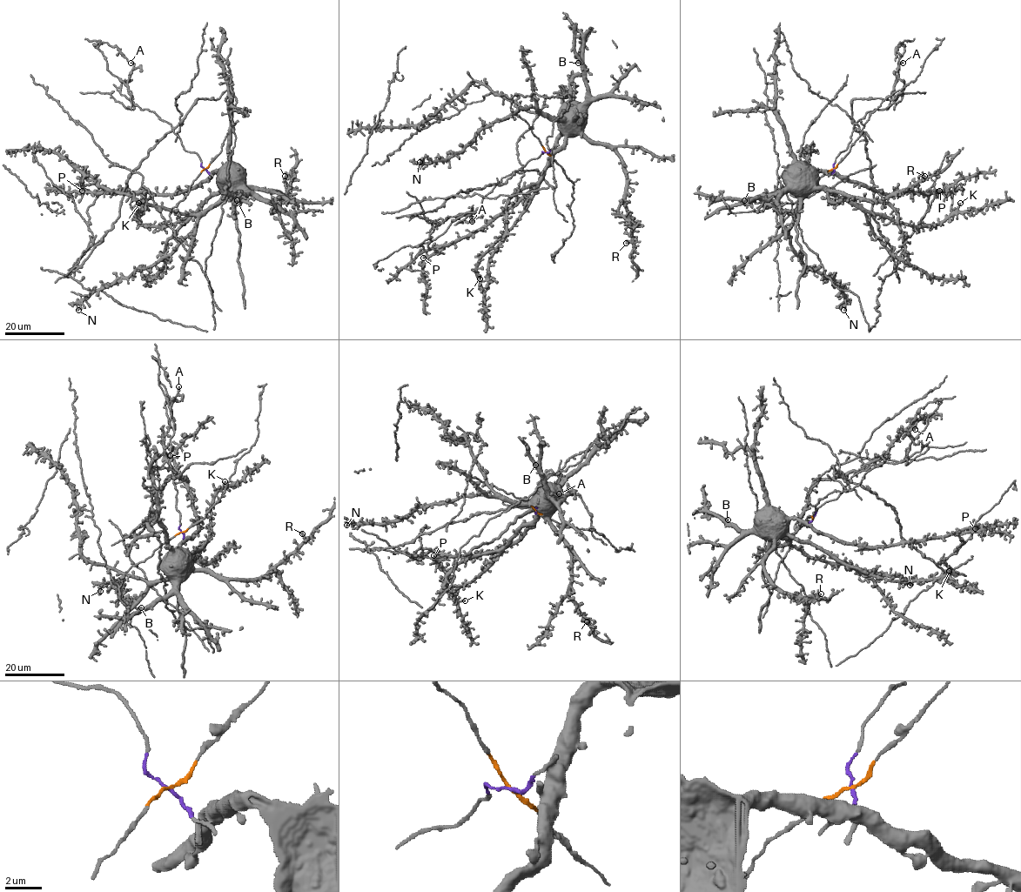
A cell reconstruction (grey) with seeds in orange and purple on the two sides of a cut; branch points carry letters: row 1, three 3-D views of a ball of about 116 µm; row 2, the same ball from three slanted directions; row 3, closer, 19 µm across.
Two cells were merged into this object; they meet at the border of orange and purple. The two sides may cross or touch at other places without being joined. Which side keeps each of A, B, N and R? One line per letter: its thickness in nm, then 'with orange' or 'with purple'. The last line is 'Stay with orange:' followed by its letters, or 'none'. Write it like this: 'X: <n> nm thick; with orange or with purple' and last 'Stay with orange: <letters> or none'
A: 260 nm thick; with purple
B: 240 nm thick; with orange
N: 300 nm thick; with orange
R: 280 nm thick; with orange
Stay with orange: B, N, R

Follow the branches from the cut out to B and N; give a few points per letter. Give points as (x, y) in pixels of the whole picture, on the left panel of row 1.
B: (204, 168), (185, 197), (171, 209), (169, 224), (157, 208), (202, 213), (241, 191), (245, 195), (237, 201)
N: (204, 168), (171, 209), (171, 225), (157, 208), (195, 215), (191, 231), (150, 266), (93, 291), (78, 311)

